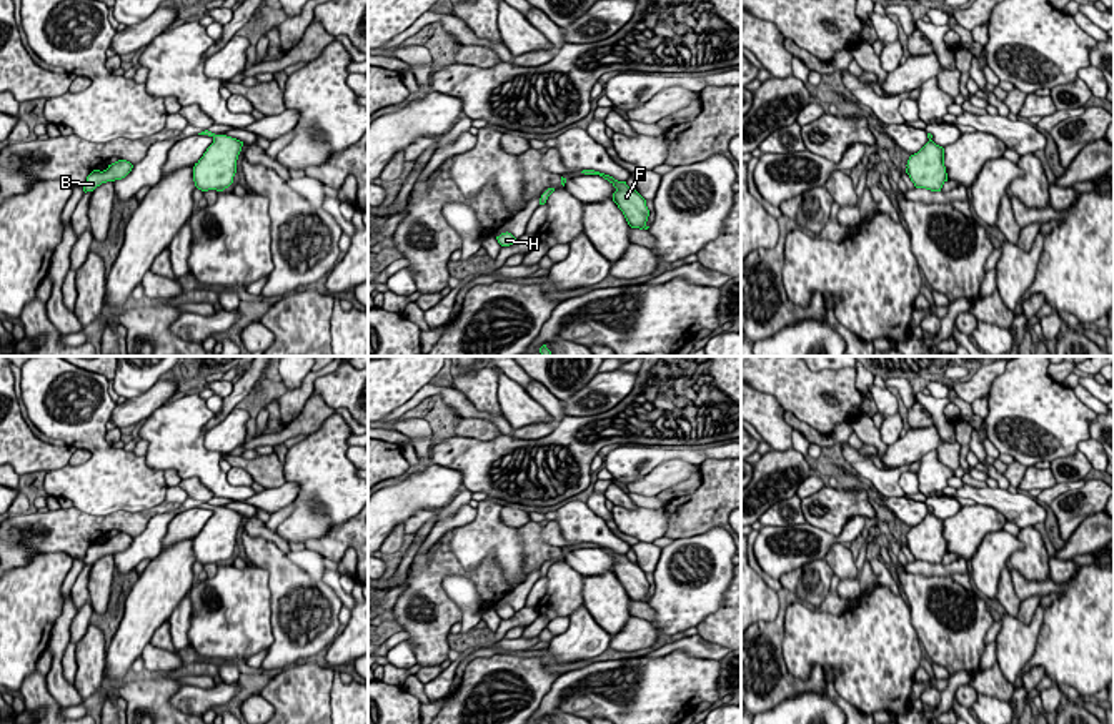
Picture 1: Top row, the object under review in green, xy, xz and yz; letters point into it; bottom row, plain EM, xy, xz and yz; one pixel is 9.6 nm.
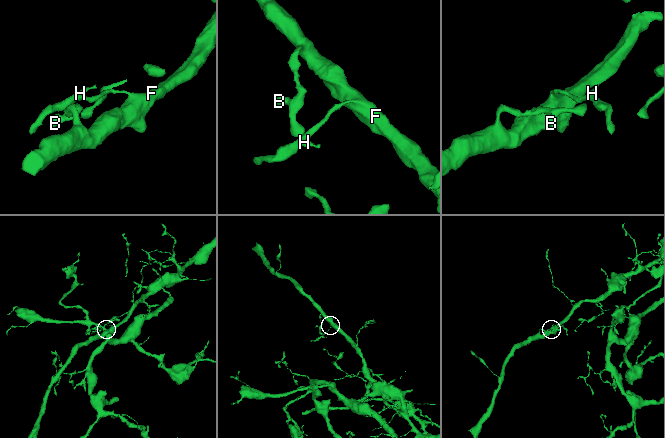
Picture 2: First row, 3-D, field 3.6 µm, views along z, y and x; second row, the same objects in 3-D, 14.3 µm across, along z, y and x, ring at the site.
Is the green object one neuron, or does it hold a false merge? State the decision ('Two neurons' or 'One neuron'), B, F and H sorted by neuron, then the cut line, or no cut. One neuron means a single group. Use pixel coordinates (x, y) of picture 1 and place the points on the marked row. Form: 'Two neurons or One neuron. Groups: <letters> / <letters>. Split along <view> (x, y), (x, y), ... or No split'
Two neurons. Groups: B F / H. Split along xz (590, 170), (586, 173)

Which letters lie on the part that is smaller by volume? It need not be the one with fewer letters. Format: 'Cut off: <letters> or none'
Cut off: H

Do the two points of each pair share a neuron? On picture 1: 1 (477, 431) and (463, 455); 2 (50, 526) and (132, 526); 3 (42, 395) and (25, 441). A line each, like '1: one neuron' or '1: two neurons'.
1: two neurons
2: one neuron
3: two neurons

